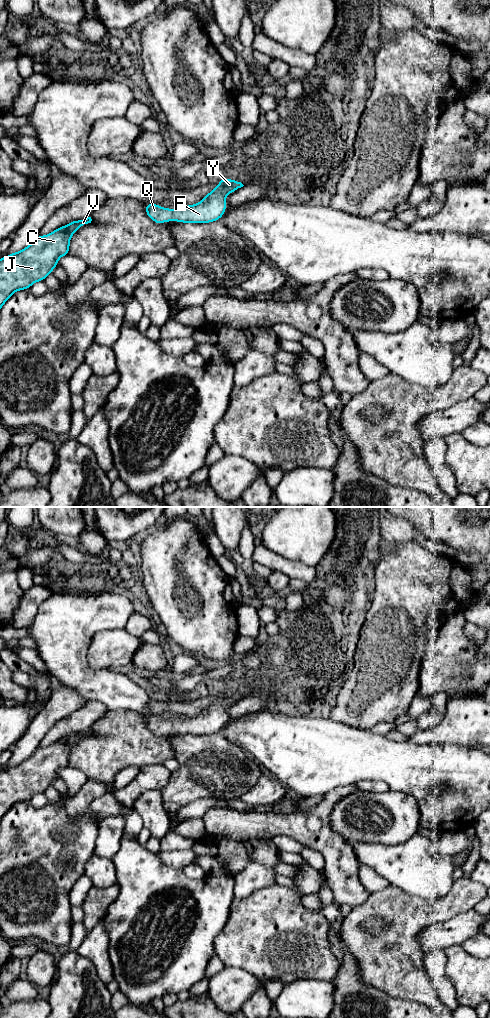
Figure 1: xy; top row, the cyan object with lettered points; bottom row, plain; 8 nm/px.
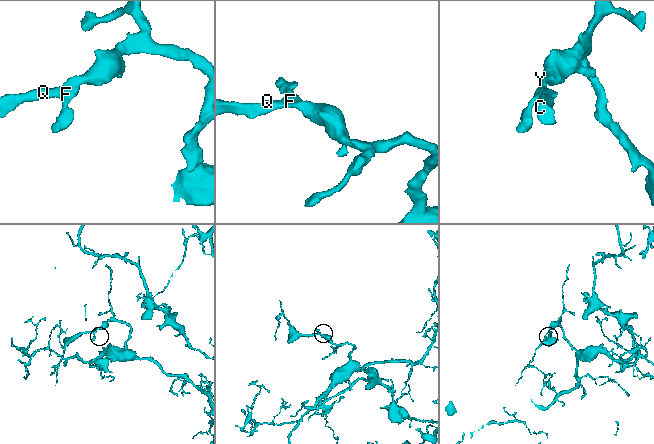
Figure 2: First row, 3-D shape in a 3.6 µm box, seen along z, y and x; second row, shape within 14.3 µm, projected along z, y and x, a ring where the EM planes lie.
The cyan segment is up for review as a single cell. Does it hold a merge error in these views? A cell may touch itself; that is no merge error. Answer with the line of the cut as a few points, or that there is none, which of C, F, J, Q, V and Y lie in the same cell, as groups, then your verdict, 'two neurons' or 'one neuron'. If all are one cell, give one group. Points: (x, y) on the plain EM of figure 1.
cut none; groups C F J Q V Y; one neuron

